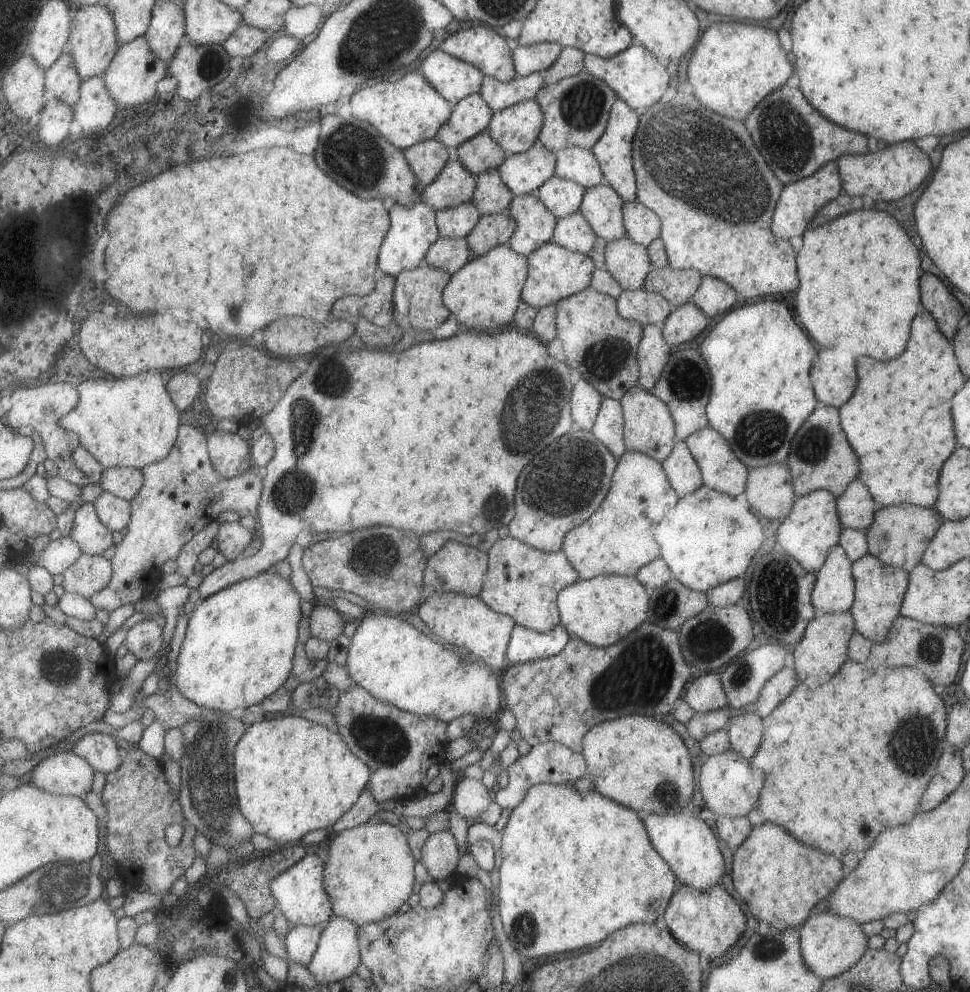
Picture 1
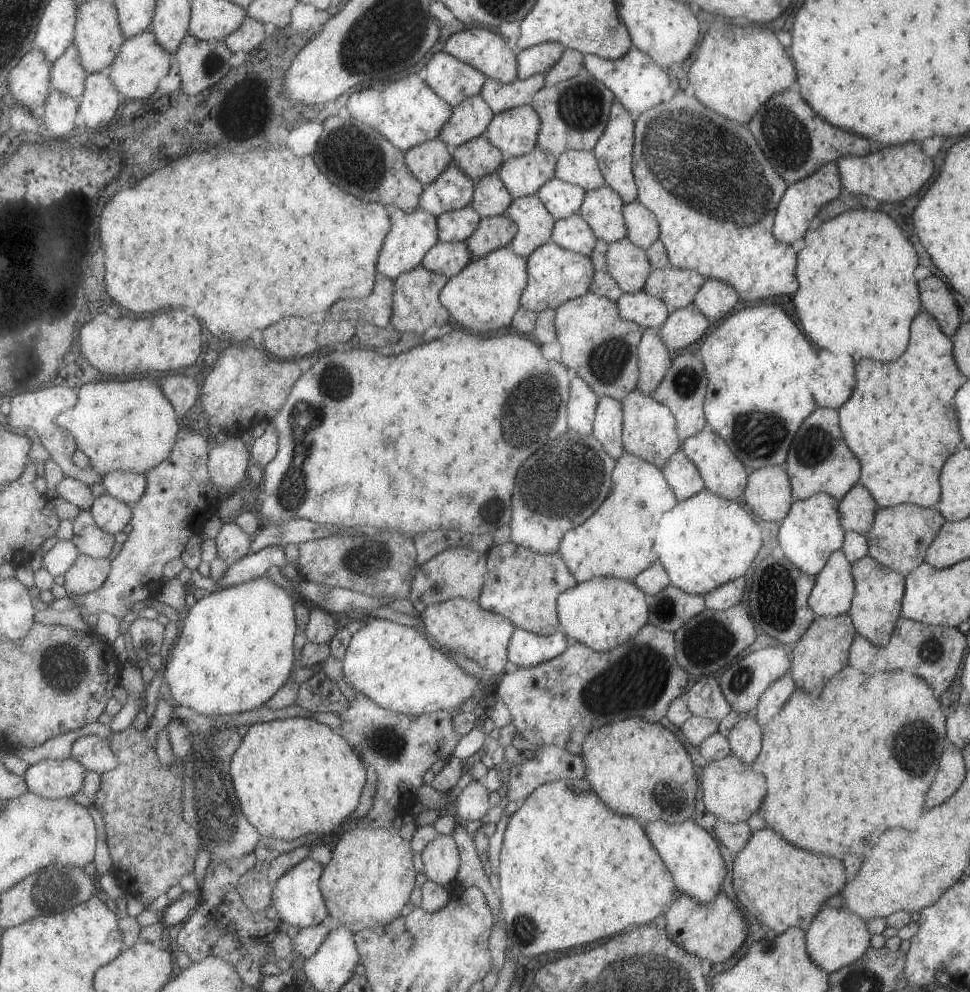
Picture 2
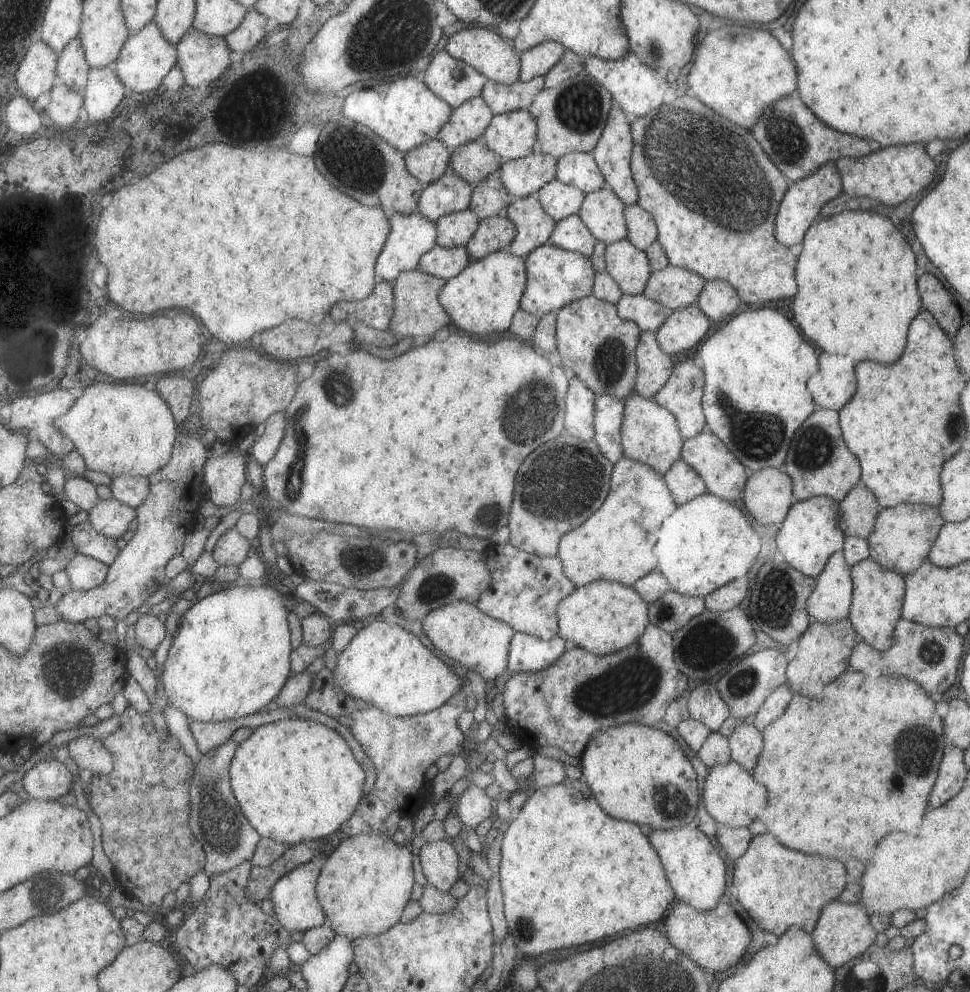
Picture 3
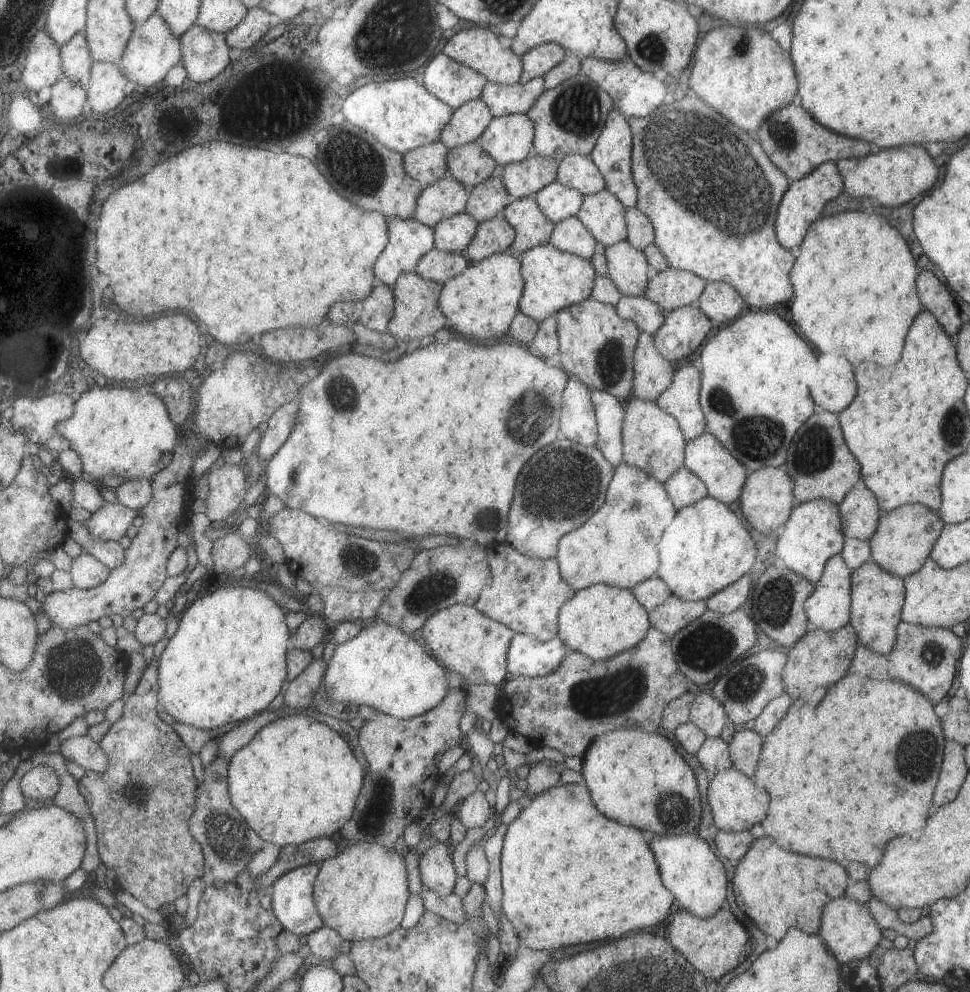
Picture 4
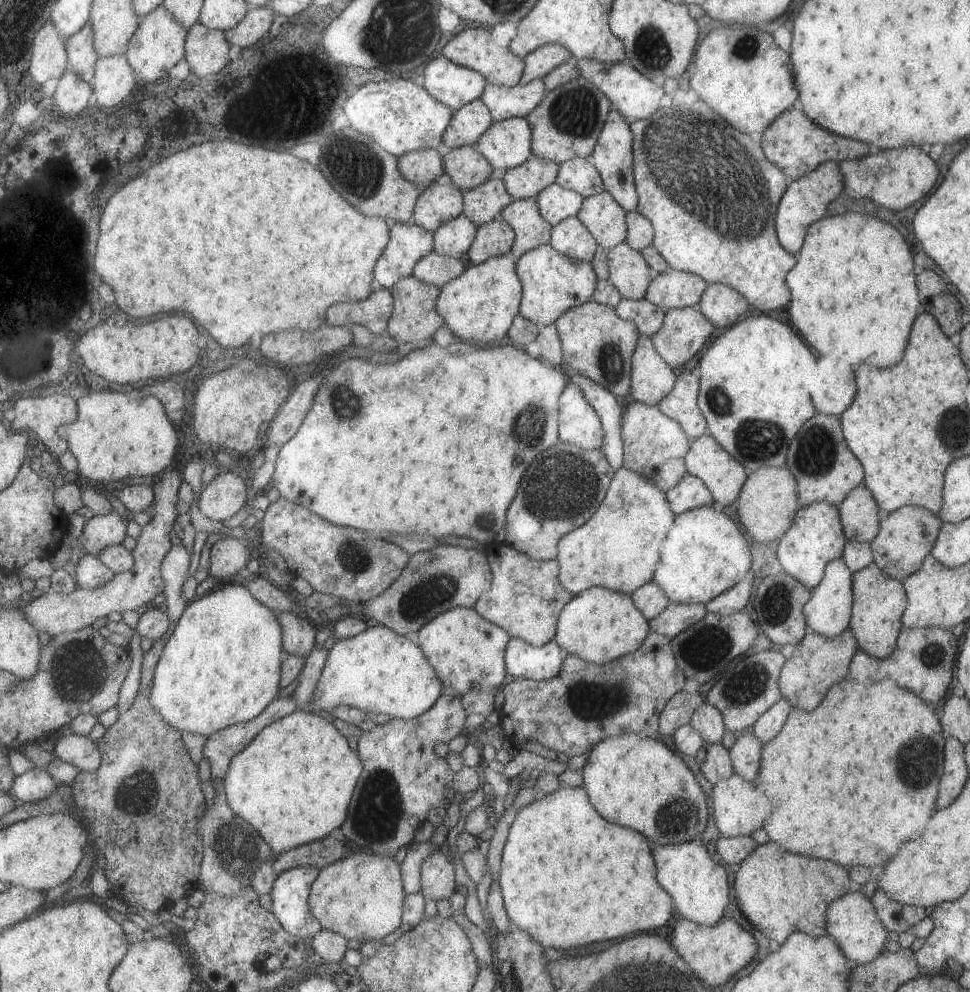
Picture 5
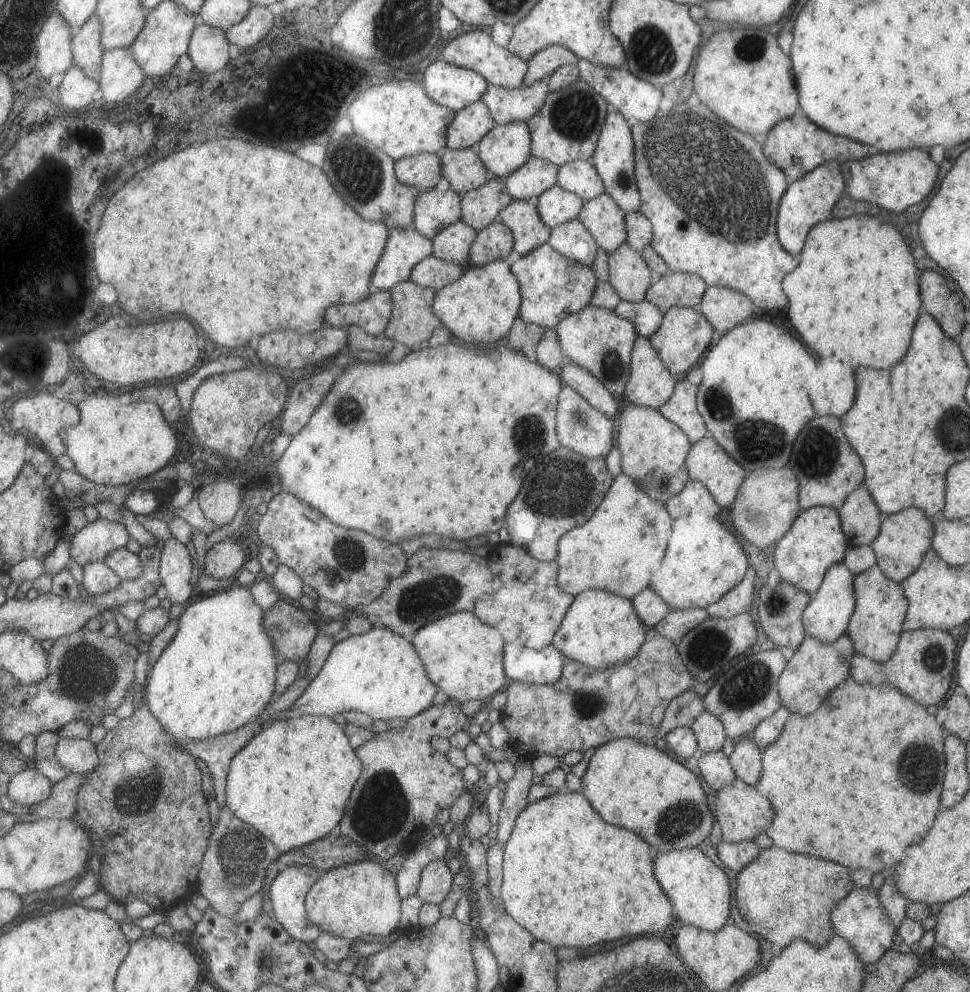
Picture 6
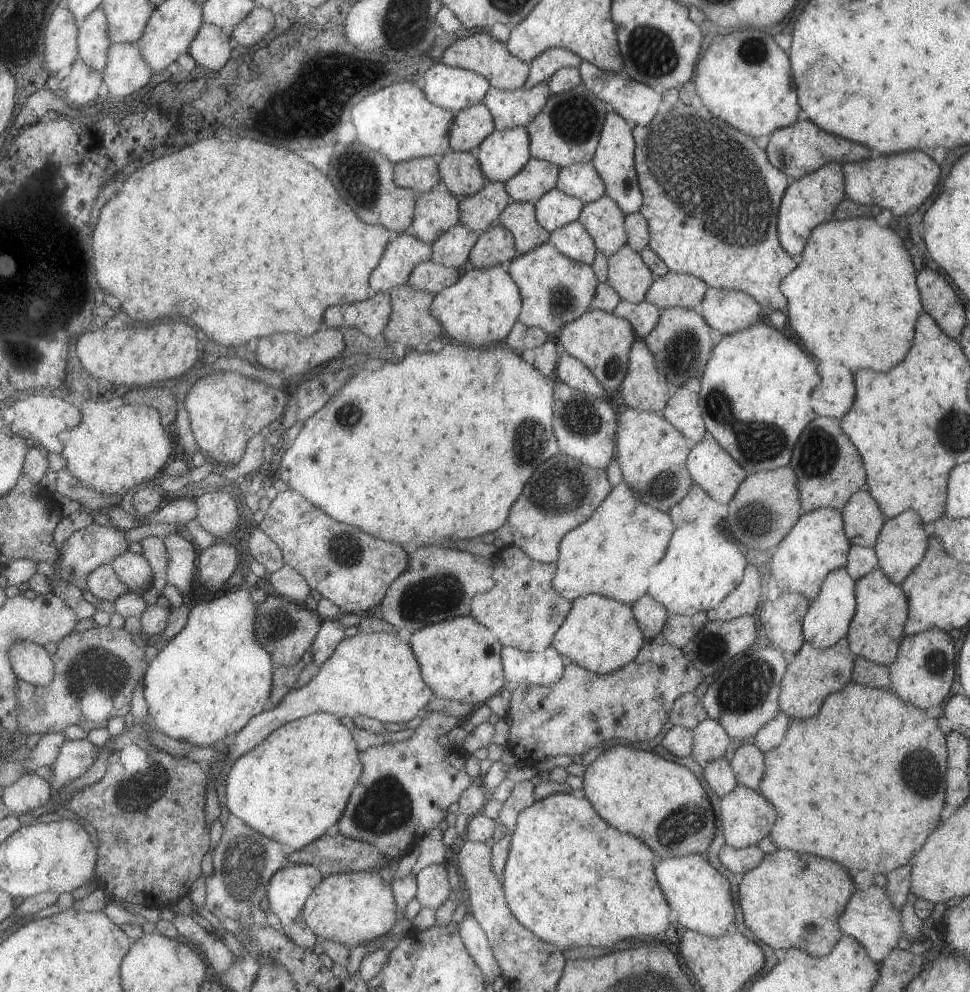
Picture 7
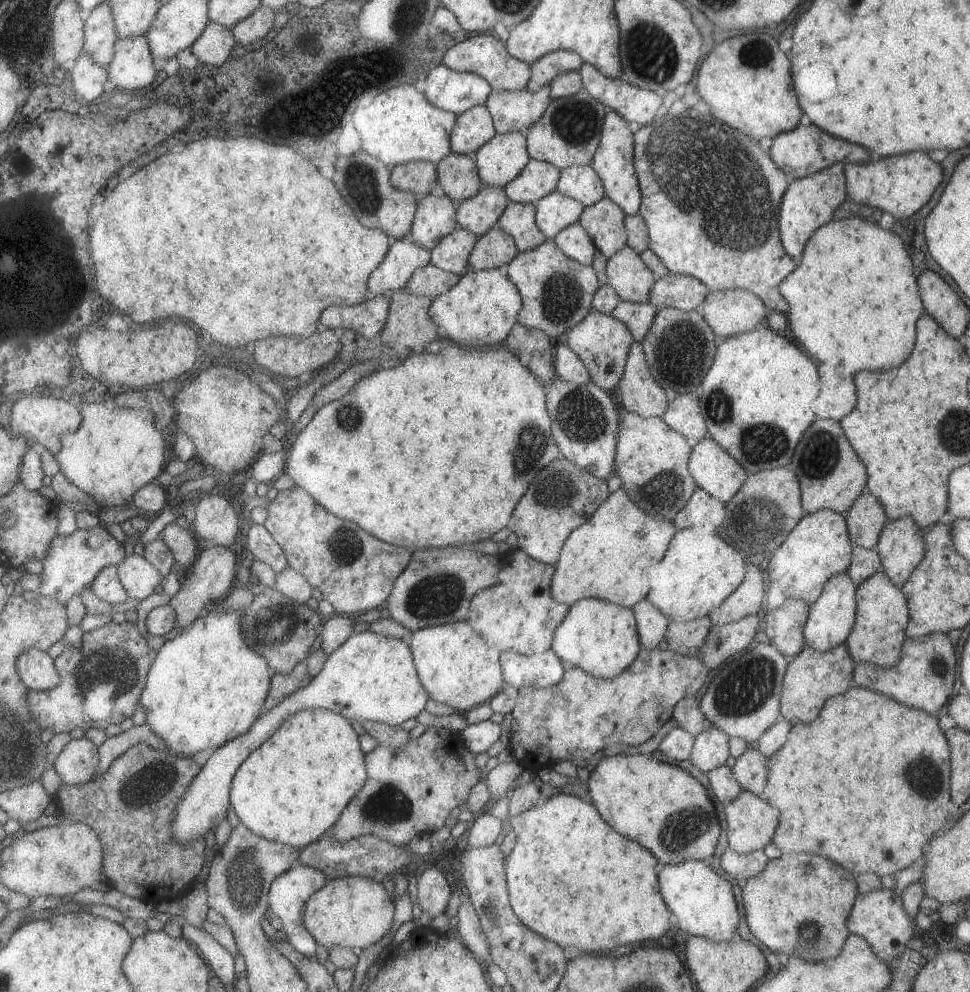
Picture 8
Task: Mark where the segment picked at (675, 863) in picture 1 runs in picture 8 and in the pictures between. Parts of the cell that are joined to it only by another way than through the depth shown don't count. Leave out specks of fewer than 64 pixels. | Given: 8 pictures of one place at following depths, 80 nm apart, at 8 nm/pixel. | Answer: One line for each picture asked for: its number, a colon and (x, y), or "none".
2: (692, 857)
3: (696, 873)
4: (696, 878)
5: (698, 885)
6: (699, 892)
7: (700, 897)
8: (704, 904)

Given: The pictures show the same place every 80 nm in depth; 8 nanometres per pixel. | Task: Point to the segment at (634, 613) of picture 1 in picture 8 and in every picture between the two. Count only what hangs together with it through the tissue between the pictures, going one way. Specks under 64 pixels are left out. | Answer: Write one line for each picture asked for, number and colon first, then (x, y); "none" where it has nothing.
2: (601, 613)
3: (602, 617)
4: (600, 621)
5: (598, 625)
6: (599, 629)
7: (599, 634)
8: (600, 638)

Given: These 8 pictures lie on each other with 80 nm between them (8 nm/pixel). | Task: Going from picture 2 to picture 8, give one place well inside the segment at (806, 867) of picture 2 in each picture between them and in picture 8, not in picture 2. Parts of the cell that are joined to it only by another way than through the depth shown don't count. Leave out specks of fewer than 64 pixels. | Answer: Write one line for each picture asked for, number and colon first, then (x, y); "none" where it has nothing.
3: (778, 888)
4: (776, 890)
5: (778, 893)
6: (782, 896)
7: (788, 899)
8: (805, 915)

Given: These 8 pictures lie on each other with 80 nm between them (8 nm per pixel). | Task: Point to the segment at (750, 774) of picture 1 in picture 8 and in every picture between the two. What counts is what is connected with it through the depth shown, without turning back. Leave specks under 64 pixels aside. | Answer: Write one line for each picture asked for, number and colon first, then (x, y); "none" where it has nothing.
2: (730, 790)
3: (732, 797)
4: (735, 803)
5: (738, 808)
6: (741, 813)
7: (745, 816)
8: (751, 821)

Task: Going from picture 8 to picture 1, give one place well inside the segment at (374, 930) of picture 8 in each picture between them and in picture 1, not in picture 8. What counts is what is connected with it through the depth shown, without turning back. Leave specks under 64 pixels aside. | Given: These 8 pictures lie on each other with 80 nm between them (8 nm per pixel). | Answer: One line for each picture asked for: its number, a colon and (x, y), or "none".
1: (369, 871)
2: (369, 878)
3: (362, 887)
4: (361, 893)
5: (360, 896)
6: (360, 899)
7: (352, 908)

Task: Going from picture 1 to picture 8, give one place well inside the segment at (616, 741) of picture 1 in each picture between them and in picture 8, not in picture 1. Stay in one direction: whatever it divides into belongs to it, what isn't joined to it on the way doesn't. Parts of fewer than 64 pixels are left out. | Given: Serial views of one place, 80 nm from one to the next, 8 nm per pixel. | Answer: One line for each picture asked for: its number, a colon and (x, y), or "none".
2: (636, 768)
3: (638, 774)
4: (637, 778)
5: (638, 782)
6: (632, 785)
7: (661, 803)
8: (661, 807)

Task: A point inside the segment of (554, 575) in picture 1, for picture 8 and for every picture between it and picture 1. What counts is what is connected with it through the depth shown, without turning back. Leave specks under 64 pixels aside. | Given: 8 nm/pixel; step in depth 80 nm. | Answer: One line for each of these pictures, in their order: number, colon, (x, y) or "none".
2: (522, 586)
3: (524, 590)
4: (525, 594)
5: (525, 597)
6: (526, 606)
7: (522, 610)
8: (517, 614)

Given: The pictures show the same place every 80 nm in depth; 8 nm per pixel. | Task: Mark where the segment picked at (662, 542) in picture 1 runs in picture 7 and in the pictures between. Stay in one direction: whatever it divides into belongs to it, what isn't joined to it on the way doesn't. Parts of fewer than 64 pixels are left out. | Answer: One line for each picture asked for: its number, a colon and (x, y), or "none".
2: (703, 542)
3: (707, 542)
4: (704, 548)
5: (703, 554)
6: (702, 561)
7: (700, 566)

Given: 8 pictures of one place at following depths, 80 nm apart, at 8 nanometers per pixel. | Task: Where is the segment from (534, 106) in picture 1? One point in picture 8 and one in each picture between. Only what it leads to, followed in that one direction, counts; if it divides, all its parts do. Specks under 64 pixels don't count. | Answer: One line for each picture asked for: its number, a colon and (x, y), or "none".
2: (513, 132)
3: (510, 135)
4: (507, 139)
5: (505, 144)
6: (503, 149)
7: (501, 154)
8: (498, 161)

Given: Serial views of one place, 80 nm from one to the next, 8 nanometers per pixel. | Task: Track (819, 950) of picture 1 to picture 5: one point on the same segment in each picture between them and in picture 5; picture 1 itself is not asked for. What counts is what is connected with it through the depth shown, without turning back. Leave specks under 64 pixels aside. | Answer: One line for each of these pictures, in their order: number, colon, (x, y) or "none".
2: (836, 937)
3: (843, 931)
4: (847, 928)
5: (851, 921)

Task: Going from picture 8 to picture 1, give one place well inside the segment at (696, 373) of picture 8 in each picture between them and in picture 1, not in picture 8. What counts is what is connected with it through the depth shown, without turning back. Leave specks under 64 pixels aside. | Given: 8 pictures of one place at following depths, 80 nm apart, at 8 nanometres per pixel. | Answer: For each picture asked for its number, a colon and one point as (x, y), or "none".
1: (684, 322)
2: (683, 326)
3: (682, 328)
4: (684, 328)
5: (684, 331)
6: (684, 334)
7: (680, 343)

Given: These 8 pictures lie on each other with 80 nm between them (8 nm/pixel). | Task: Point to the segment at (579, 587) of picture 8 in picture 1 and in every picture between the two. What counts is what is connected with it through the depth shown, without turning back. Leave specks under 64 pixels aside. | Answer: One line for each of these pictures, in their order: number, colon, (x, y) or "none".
1: (618, 539)
2: (616, 541)
3: (616, 544)
4: (617, 546)
5: (616, 549)
6: (615, 550)
7: (608, 554)

